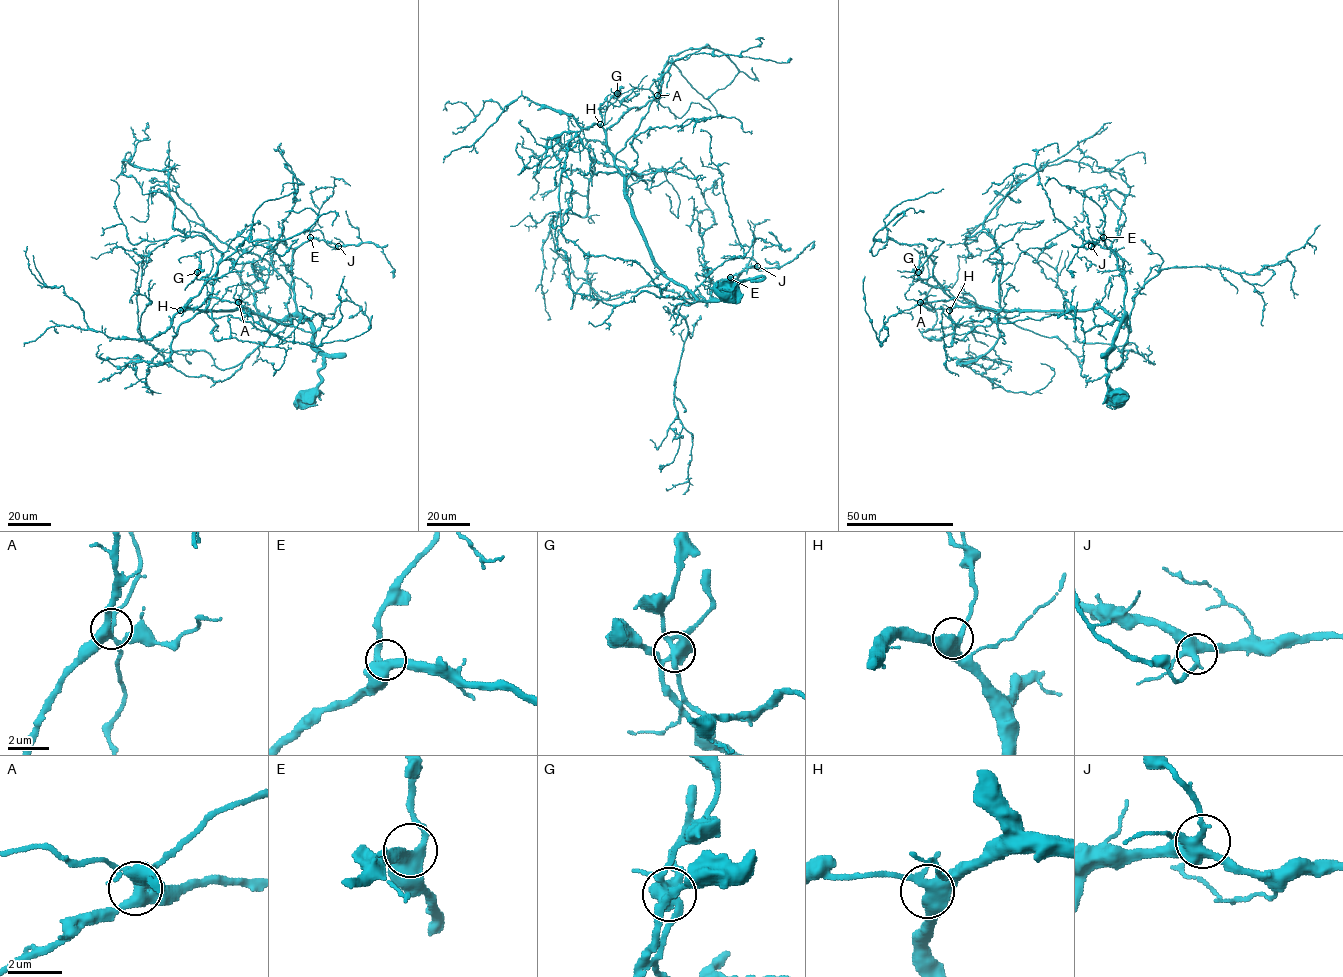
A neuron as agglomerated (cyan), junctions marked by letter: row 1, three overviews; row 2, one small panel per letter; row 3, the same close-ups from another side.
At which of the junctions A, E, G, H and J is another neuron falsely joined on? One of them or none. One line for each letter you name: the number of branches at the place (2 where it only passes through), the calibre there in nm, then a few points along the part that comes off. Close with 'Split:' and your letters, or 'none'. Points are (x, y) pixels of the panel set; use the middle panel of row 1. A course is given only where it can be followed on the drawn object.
G: 6 branches meet; 480 nm thick; foreign part runs (617, 93), (607, 102), (604, 124)
Split: G

